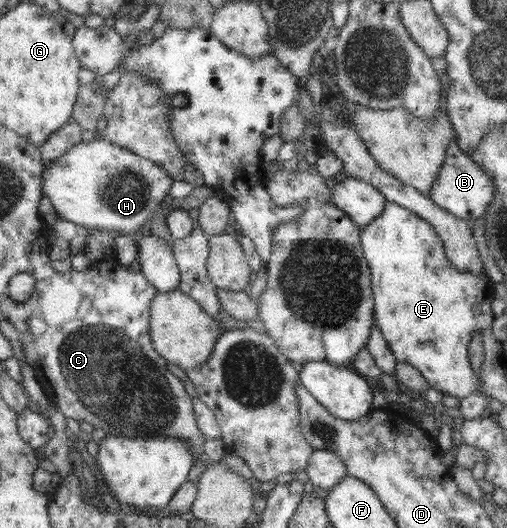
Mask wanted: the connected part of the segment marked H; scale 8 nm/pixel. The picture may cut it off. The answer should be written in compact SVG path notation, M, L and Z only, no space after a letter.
M99 136L92 141L81 141L56 158L48 167L45 165L43 180L44 196L51 198L51 203L61 219L74 222L88 230L111 229L118 234L139 232L143 224L159 209L175 181L161 164Z

